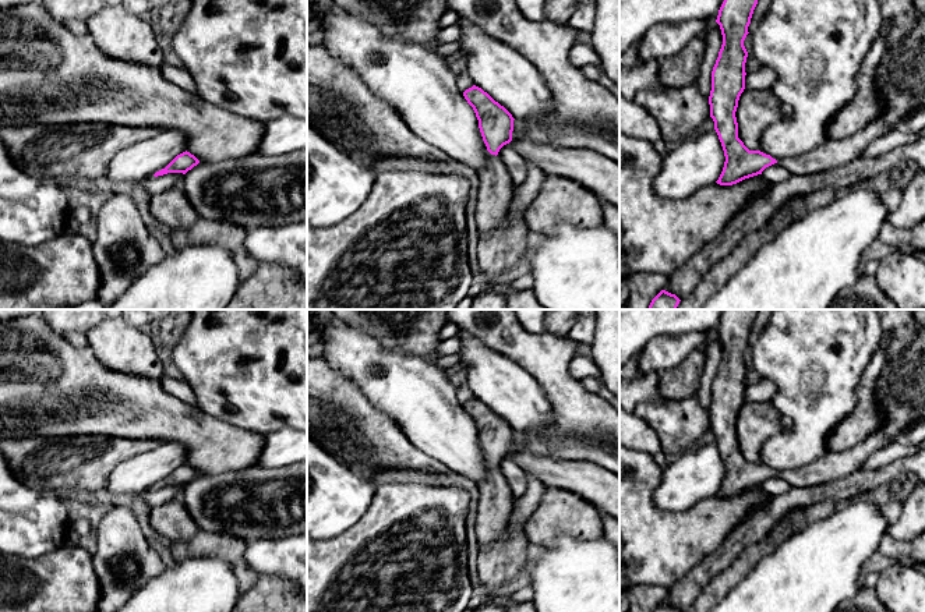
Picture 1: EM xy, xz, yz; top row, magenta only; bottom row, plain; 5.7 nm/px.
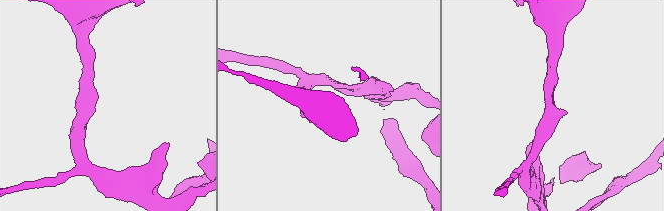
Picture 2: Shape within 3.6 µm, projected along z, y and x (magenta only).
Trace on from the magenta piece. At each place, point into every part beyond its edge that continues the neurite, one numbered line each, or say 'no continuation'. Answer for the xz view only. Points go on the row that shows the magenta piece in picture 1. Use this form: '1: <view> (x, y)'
1: xz (495, 188)

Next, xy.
no continuation

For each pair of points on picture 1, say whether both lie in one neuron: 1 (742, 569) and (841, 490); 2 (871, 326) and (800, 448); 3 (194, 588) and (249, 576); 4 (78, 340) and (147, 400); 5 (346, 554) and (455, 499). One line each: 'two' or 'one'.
1: two
2: one
3: two
4: two
5: one

